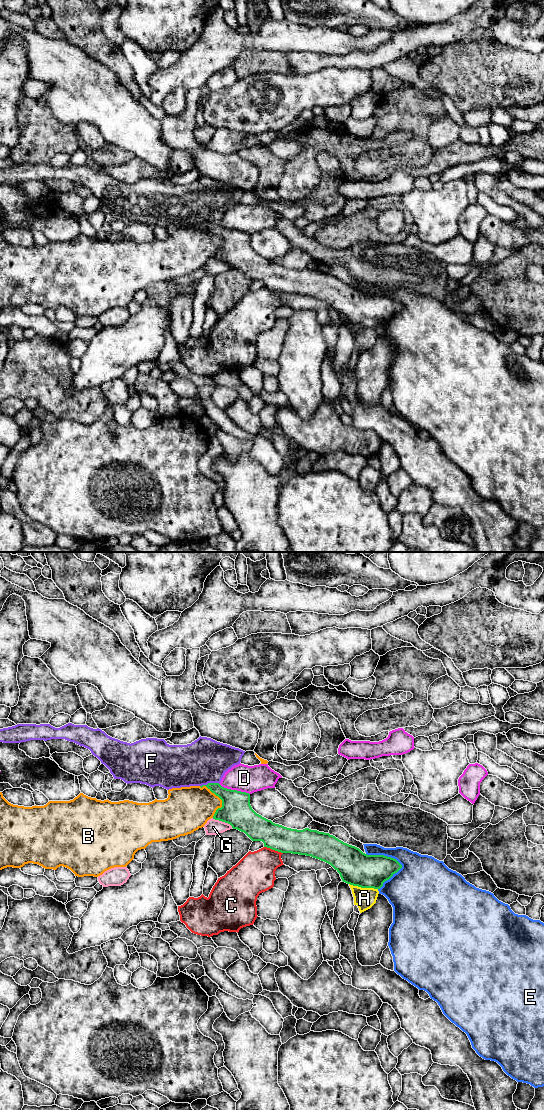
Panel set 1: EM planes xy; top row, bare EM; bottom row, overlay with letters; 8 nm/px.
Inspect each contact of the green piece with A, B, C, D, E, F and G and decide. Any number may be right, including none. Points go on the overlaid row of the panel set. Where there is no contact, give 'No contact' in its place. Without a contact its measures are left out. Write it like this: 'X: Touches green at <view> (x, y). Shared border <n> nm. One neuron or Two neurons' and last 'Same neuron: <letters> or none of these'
A: Touches green at xy (363, 887). Shared border 240 nm. Two neurons
B: Touches green at xy (219, 797). Shared border 280 nm. Two neurons
C: Touches green at xy (273, 849). Shared border 160 nm. Two neurons
D: Touches green at xy (234, 790). Shared border 280 nm. Two neurons
E: Touches green at xy (397, 861). Shared border 320 nm. Two neurons
F: Touches green at xy (209, 783). Shared border 160 nm. Two neurons
G: Touches green at xy (222, 821). Shared border 180 nm. Two neurons
Same neuron: none of these

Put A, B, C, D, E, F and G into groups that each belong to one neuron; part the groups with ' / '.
A / B / C / D / E / F / G

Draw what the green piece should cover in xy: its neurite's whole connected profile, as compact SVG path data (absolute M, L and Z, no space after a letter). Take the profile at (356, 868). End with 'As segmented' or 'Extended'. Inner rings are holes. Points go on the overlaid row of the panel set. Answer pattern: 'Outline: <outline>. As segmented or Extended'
Outline: M208 783L207 785L202 785L200 787L202 788L203 786L206 786L212 793L214 793L222 800L222 807L216 810L213 819L230 824L233 829L244 832L252 841L262 841L264 843L264 847L281 853L306 855L324 861L330 864L340 874L342 881L347 884L361 888L380 889L385 881L389 880L402 868L402 865L394 858L384 855L367 855L363 853L359 848L344 843L329 833L319 832L309 828L297 830L275 824L271 820L268 820L257 814L252 809L250 805L249 793L227 789L222 787L219 783Z. As segmented

